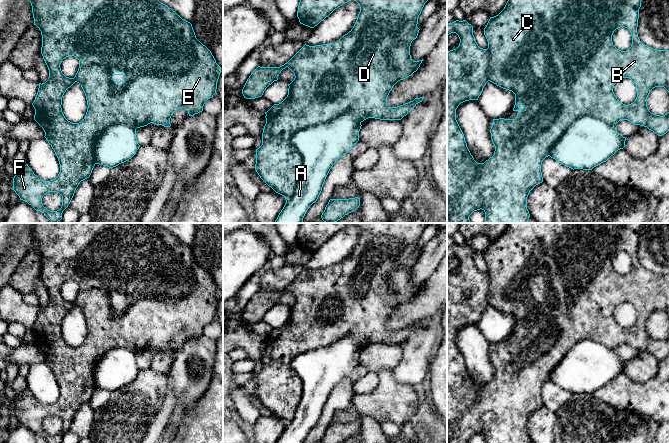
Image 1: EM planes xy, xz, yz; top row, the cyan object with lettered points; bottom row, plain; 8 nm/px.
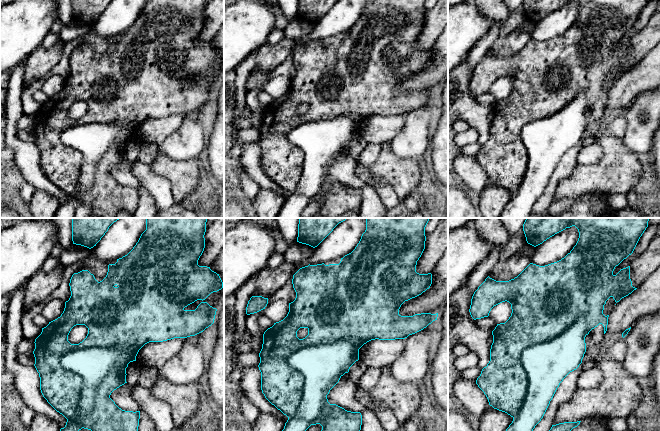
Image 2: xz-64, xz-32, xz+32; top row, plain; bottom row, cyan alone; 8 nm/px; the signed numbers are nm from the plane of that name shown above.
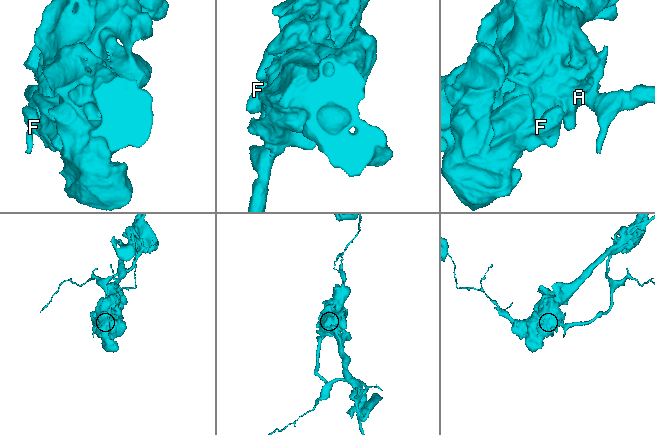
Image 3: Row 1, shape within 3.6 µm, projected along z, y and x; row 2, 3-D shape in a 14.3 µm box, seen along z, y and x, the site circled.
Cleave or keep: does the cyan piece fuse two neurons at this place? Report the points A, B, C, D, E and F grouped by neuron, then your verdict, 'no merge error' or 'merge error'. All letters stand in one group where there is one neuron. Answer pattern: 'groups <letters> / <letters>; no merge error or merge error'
groups A / B C D E F; merge error

